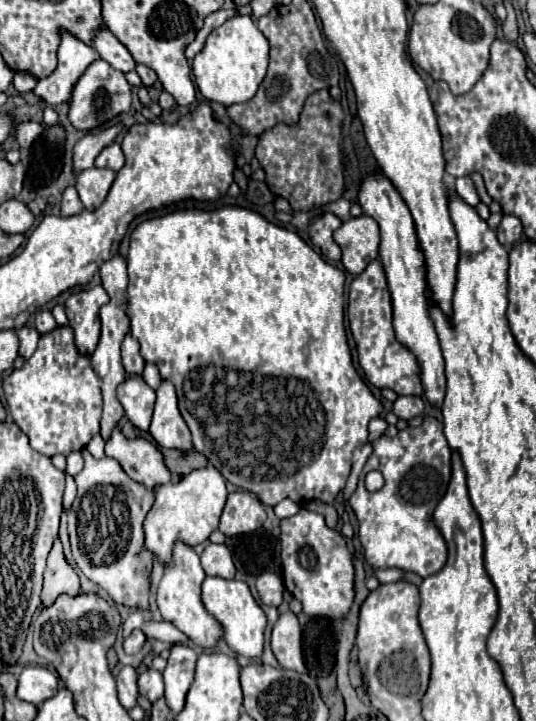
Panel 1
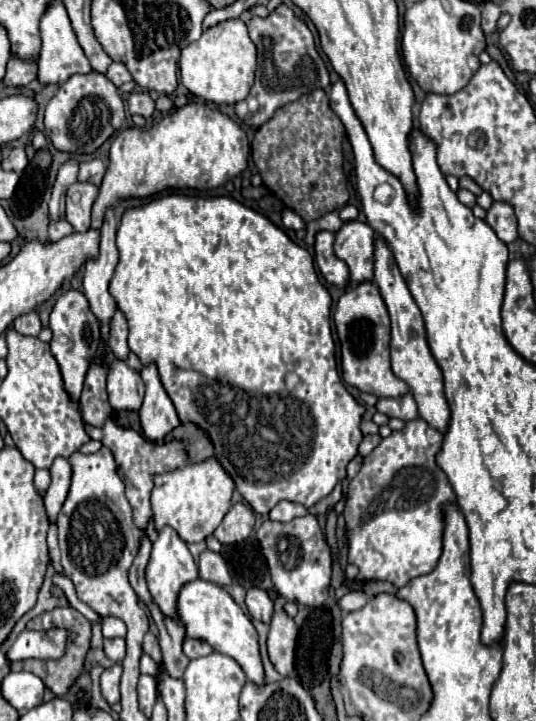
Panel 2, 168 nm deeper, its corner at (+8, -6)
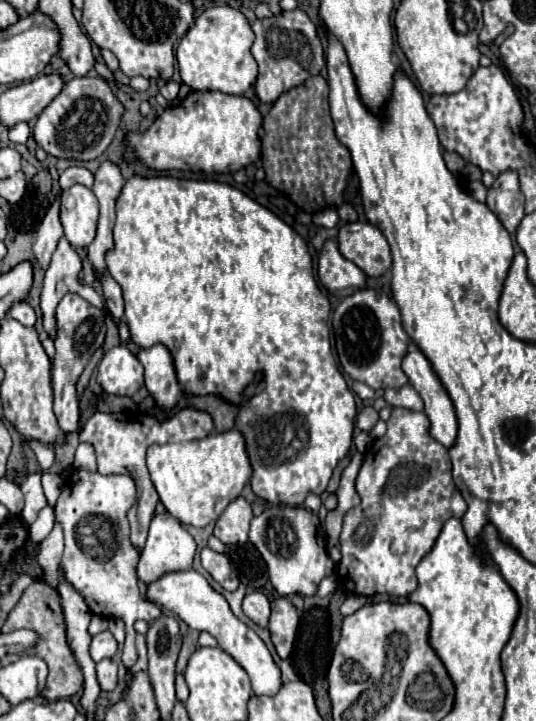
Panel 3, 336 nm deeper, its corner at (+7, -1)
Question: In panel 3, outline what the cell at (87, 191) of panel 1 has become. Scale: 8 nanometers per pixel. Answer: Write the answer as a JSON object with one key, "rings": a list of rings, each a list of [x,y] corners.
{"rings":[[[72,185],[62,191],[60,221],[64,235],[72,247],[88,247],[96,235],[98,203],[92,189],[84,185]]]}

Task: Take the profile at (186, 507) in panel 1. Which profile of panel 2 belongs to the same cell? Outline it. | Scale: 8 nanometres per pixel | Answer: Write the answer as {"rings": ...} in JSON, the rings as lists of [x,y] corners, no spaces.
{"rings":[[[215,456],[203,462],[189,462],[183,468],[175,468],[163,474],[153,476],[151,490],[151,506],[153,506],[153,522],[155,528],[171,526],[185,542],[201,542],[213,534],[213,530],[221,524],[223,516],[231,508],[231,494],[235,490],[235,482]]]}

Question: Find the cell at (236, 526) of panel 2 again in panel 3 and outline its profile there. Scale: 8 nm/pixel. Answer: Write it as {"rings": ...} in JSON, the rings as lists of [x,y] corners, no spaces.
{"rings":[[[238,497],[218,517],[214,535],[226,545],[246,543],[250,521],[252,521],[252,507],[244,497]]]}

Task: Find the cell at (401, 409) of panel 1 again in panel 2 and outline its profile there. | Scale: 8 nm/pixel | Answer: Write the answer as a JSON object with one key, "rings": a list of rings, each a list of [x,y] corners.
{"rings":[[[405,394],[405,396],[399,396],[399,398],[379,398],[375,408],[379,412],[387,414],[389,418],[401,418],[403,422],[415,420],[419,416],[413,394]]]}

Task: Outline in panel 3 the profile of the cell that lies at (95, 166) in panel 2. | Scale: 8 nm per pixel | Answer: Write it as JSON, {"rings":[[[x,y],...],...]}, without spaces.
{"rings":[[[70,167],[66,169],[62,175],[60,175],[60,187],[62,189],[68,189],[72,187],[74,183],[82,183],[86,187],[92,187],[94,183],[94,173],[86,167]]]}

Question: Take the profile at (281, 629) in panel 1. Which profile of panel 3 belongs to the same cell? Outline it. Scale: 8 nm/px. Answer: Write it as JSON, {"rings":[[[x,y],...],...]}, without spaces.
{"rings":[[[280,597],[272,603],[270,633],[272,633],[272,643],[274,643],[280,659],[288,659],[288,655],[294,647],[298,621],[300,621],[298,611],[286,597]]]}

